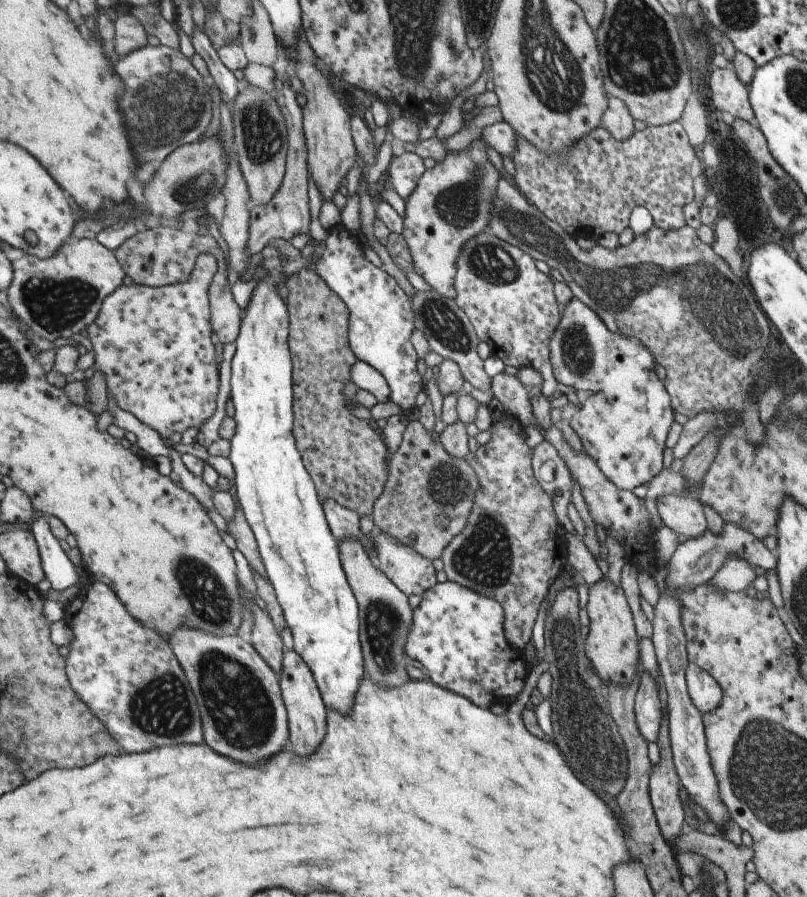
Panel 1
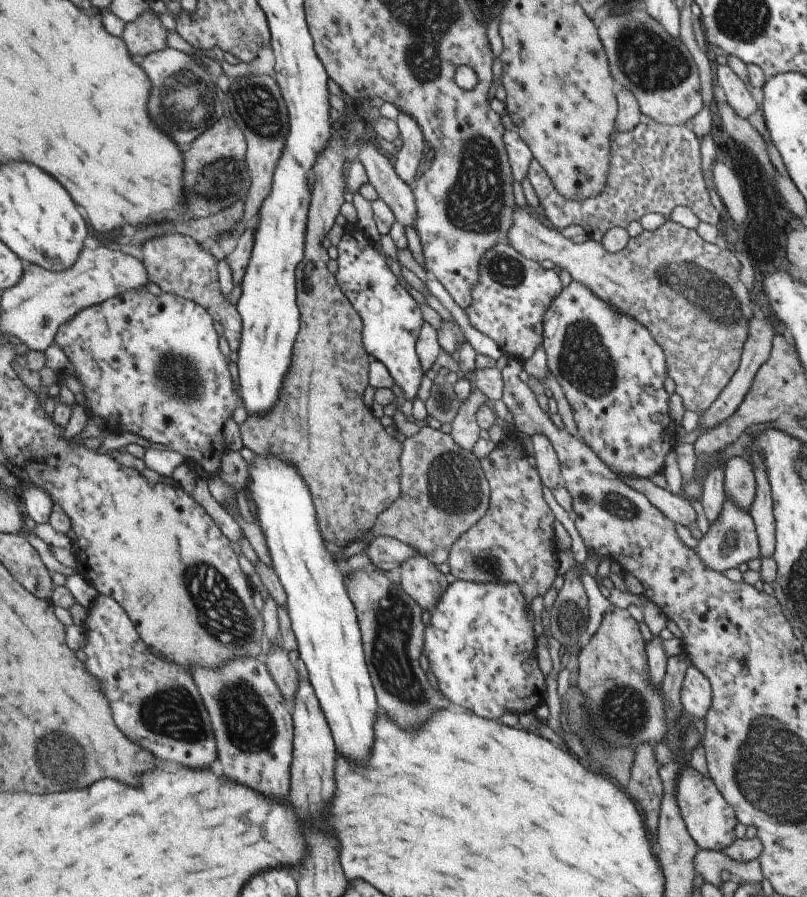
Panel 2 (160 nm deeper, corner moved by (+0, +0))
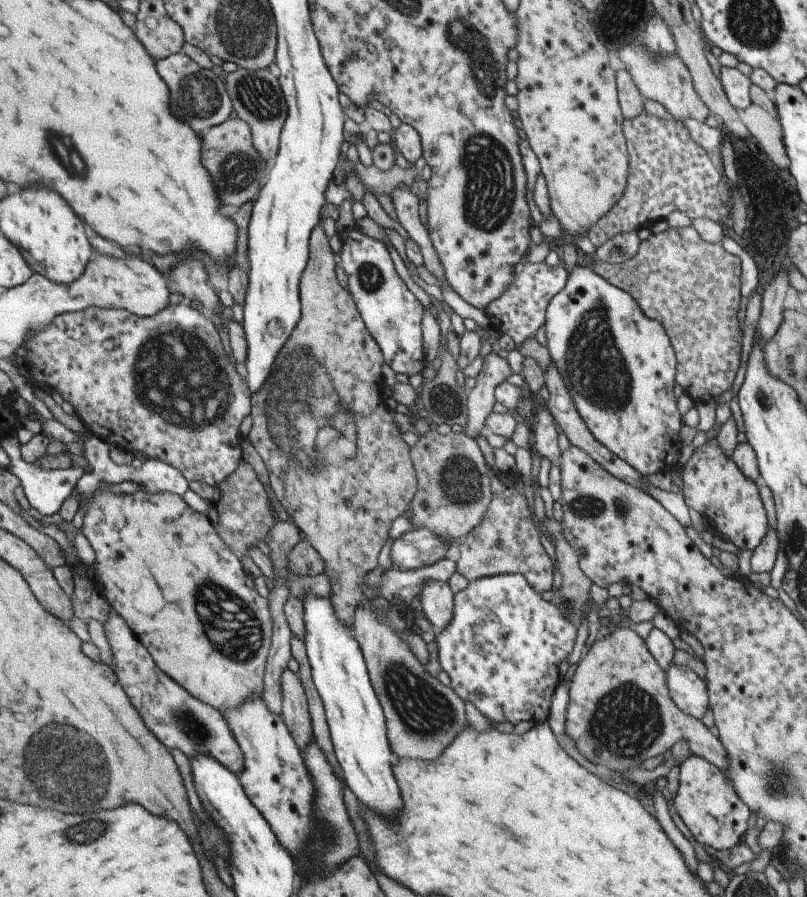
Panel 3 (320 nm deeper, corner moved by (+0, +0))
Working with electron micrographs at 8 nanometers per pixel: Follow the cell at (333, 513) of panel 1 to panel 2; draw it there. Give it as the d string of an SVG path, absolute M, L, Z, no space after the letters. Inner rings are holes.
M395 537L373 538L363 553L369 556L371 567L383 572L399 568L404 560L417 554L414 548Z

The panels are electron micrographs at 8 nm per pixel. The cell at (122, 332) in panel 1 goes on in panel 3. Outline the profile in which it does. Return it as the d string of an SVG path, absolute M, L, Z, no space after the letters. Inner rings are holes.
M182 301L174 306L165 306L153 317L135 317L133 314L117 308L83 308L83 310L59 314L55 322L43 332L29 334L25 346L29 352L25 358L27 365L33 366L43 375L46 387L56 390L63 400L73 406L74 414L78 416L85 429L91 436L105 440L107 444L115 444L131 453L139 452L147 459L155 459L172 466L187 482L197 480L207 486L214 487L225 480L243 461L239 444L239 424L245 416L250 414L250 390L245 386L245 380L234 370L234 365L225 355L221 340L215 326L208 319L208 314L197 311Z

